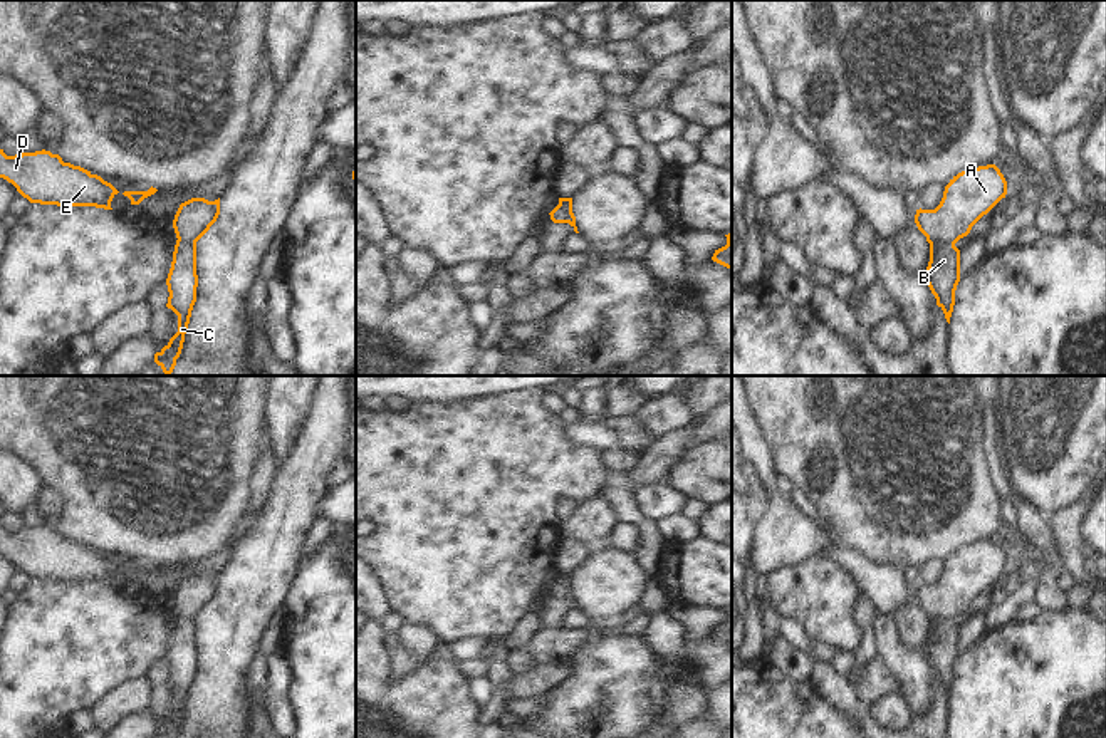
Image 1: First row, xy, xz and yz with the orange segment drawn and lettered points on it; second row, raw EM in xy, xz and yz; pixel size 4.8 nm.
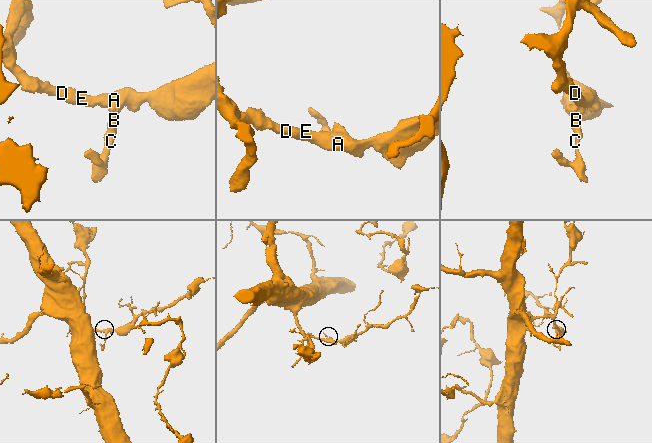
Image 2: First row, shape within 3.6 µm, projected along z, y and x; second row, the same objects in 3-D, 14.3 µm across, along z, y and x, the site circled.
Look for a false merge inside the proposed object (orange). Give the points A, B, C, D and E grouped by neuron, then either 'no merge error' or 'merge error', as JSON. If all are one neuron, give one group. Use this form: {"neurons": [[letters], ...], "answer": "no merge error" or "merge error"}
{"neurons": [["A", "D", "E"], ["B", "C"]], "answer": "merge error"}

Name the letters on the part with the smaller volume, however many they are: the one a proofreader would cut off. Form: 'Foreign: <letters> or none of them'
Foreign: B, C

